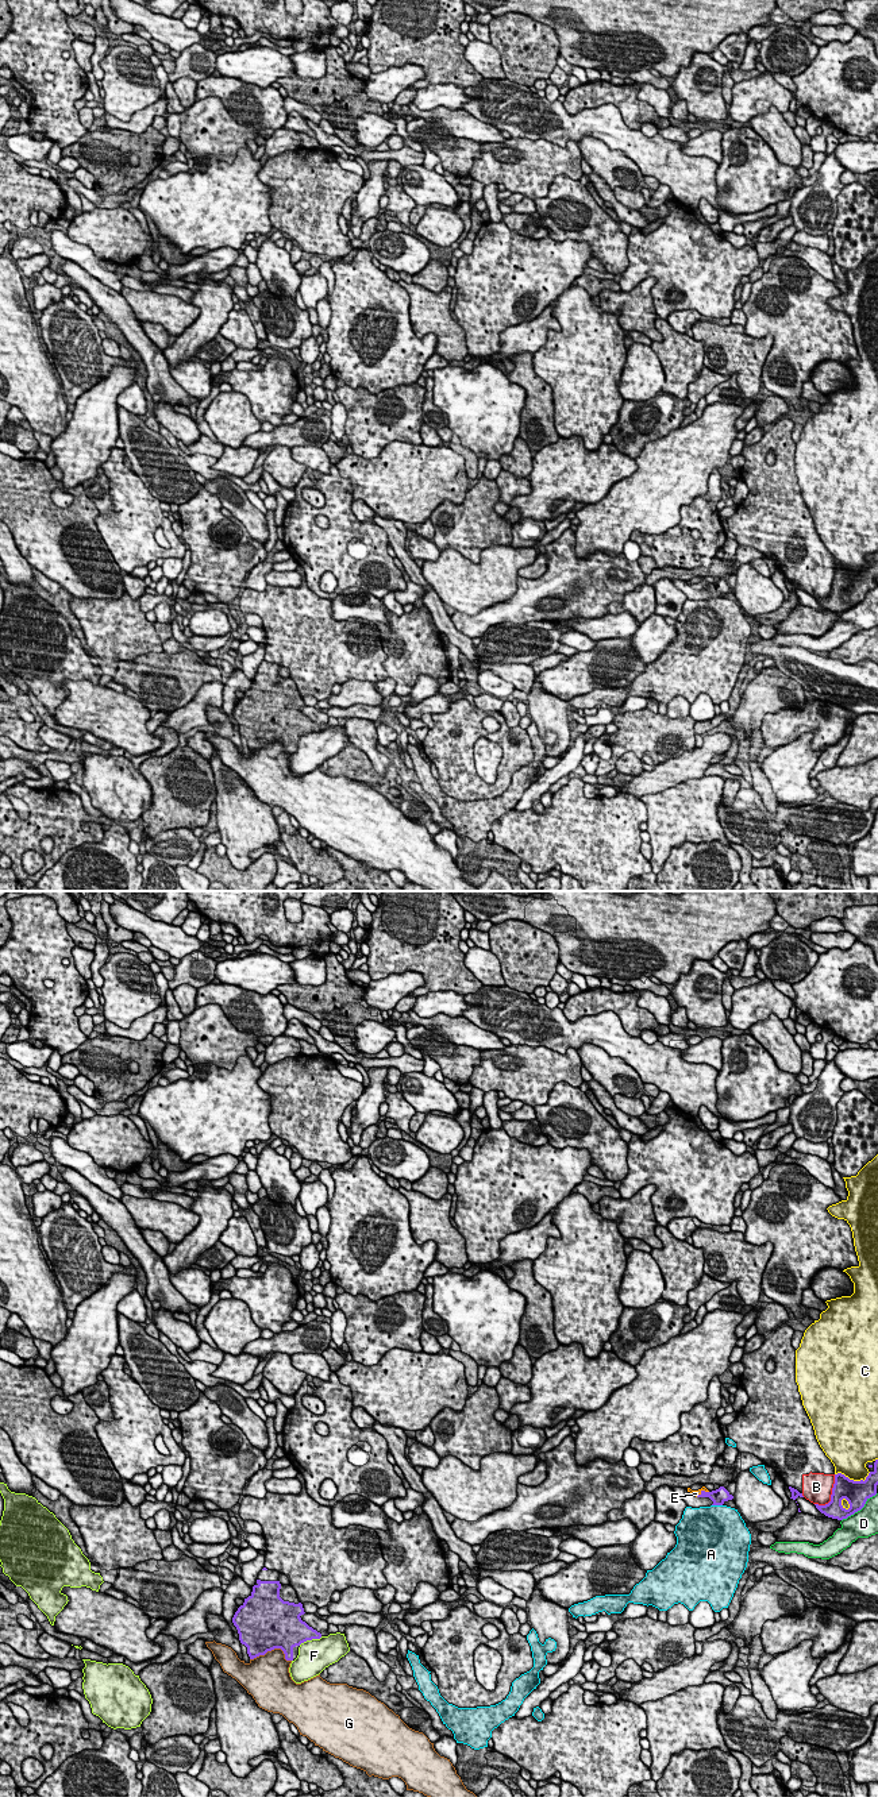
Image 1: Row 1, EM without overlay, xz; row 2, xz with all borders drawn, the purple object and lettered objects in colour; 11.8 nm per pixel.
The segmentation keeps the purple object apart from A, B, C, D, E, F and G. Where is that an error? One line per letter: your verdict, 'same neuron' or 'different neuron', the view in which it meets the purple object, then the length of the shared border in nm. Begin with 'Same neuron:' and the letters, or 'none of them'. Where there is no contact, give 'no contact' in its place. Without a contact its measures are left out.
Same neuron: E
A: different neuron; contact in xz; length 130 nm
B: different neuron; contact in xz; length 440 nm
C: different neuron; contact in xz; length 440 nm
D: different neuron; contact in xz; length 550 nm
E: same neuron; contact in xz; length 170 nm
F: different neuron; contact in xz; length 300 nm
G: different neuron; contact in xz; length 500 nm

